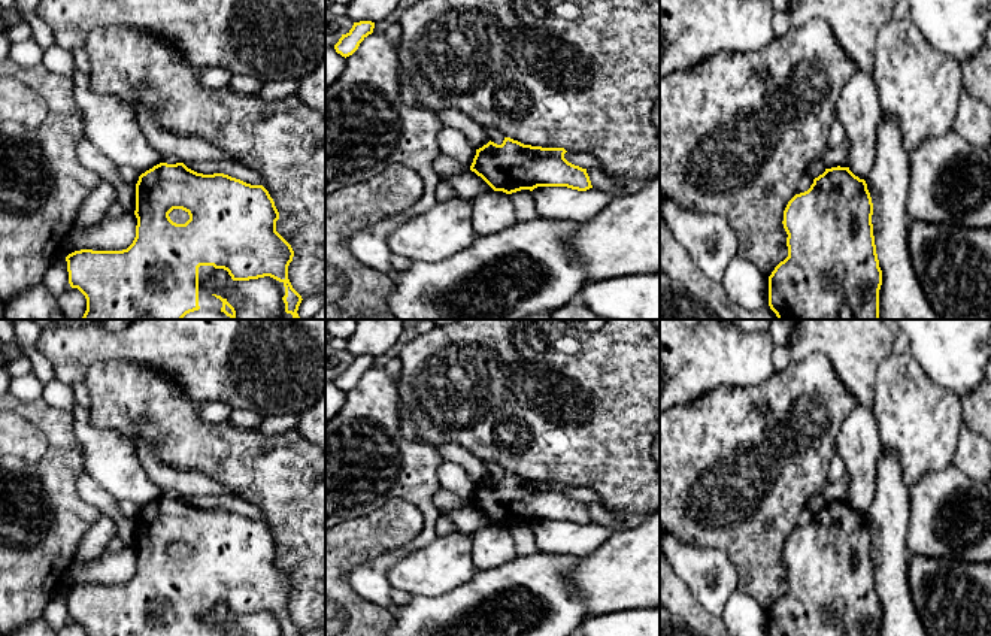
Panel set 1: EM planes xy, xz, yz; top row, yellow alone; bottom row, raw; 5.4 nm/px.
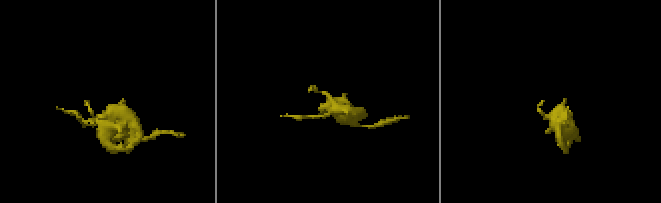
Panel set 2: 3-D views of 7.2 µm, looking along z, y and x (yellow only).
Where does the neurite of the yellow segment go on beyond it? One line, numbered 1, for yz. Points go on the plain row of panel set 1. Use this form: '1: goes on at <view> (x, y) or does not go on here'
1: does not go on here

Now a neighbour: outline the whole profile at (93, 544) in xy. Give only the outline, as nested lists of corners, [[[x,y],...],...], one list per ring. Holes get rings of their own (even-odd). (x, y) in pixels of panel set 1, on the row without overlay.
[[[101,515],[82,536],[72,564],[87,564],[100,557],[118,534],[116,523]]]

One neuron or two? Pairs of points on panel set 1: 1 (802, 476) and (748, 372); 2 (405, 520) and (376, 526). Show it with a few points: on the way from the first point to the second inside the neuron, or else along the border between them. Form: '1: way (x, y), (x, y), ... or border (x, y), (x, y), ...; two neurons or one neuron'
1: border (775, 370), (758, 384), (720, 387); two neurons
2: way (397, 523), (384, 526); one neuron

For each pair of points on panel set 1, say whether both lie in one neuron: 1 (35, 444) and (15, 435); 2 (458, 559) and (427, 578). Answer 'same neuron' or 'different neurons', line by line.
1: same neuron
2: same neuron

